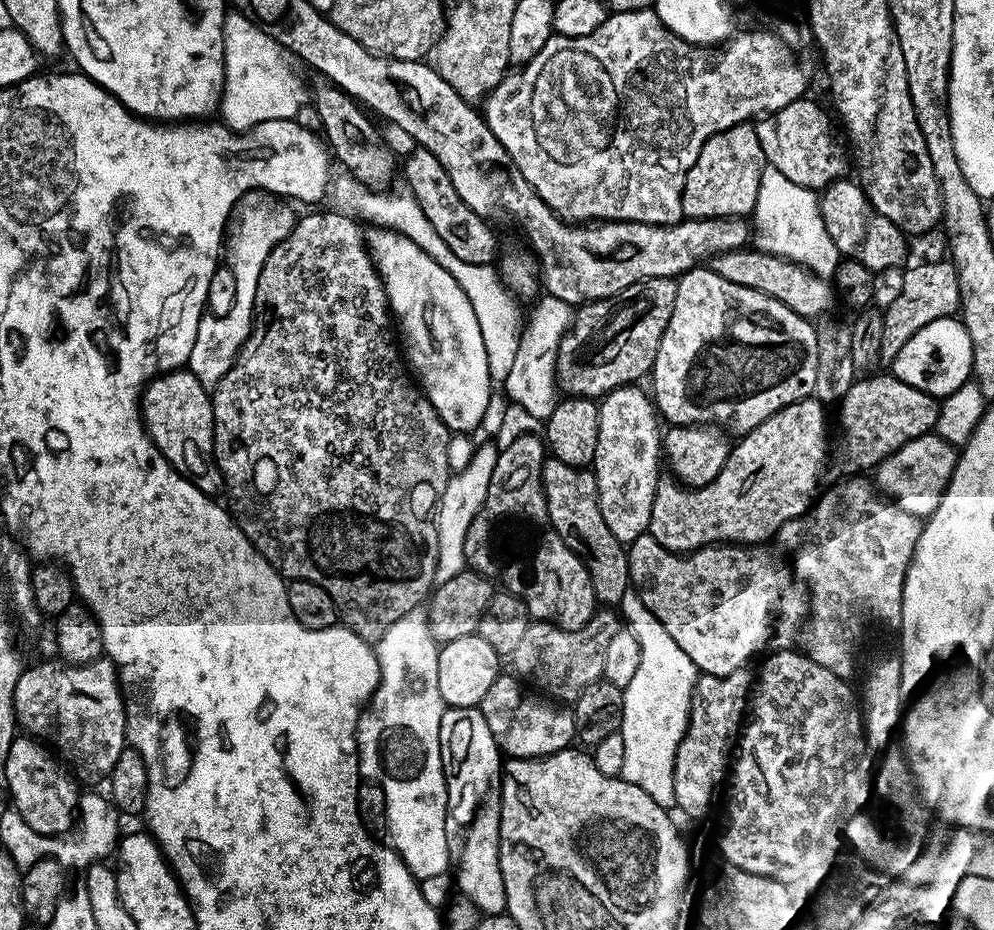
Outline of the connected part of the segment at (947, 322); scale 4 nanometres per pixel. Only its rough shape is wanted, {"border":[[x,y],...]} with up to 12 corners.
{"border":[[959,319],[922,326],[891,375],[943,398],[972,376]]}

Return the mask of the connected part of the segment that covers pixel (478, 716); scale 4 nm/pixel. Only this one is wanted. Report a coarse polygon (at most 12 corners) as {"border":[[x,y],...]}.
{"border":[[445,707],[440,757],[455,887],[508,903],[502,753],[479,707]]}

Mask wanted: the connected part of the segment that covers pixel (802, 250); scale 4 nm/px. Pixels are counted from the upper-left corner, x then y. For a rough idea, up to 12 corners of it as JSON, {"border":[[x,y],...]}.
{"border":[[762,170],[750,213],[759,251],[805,266],[824,231],[813,189]]}

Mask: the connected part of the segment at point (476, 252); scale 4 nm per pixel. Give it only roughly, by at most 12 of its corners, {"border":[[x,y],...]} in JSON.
{"border":[[416,146],[407,191],[462,262],[492,264],[496,236],[442,162]]}

